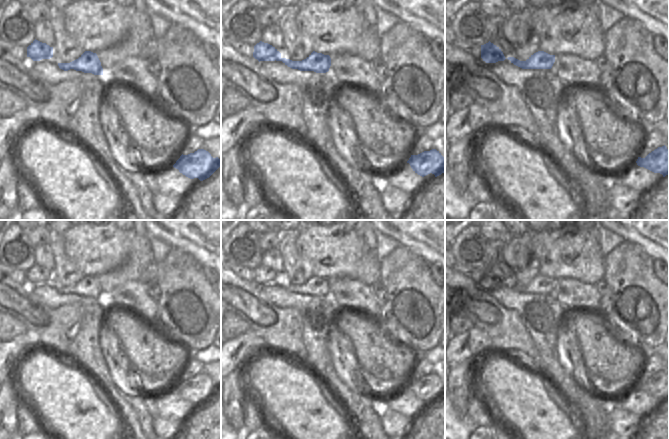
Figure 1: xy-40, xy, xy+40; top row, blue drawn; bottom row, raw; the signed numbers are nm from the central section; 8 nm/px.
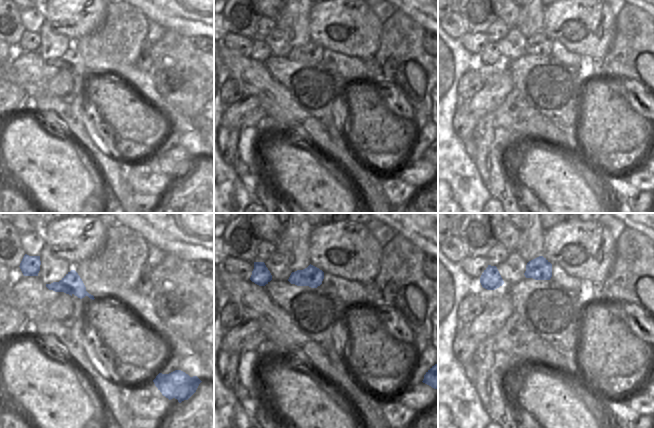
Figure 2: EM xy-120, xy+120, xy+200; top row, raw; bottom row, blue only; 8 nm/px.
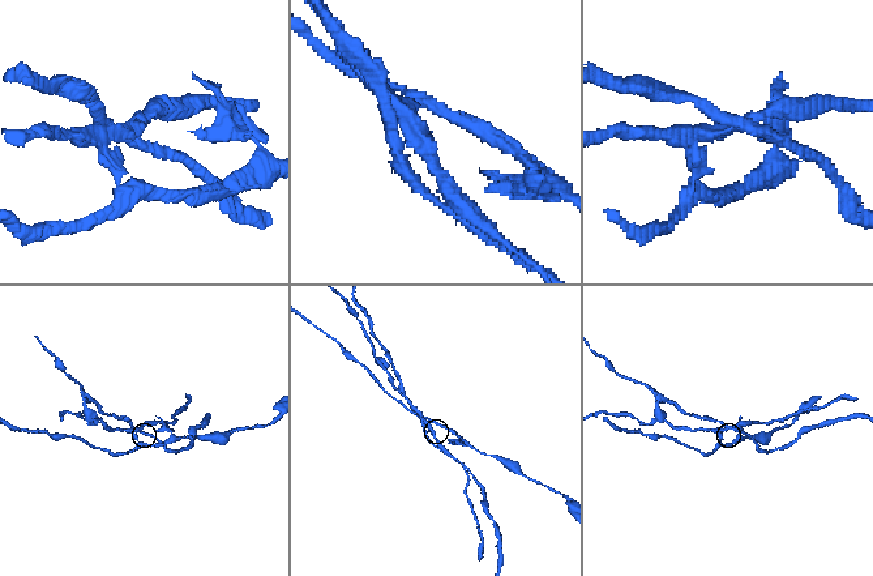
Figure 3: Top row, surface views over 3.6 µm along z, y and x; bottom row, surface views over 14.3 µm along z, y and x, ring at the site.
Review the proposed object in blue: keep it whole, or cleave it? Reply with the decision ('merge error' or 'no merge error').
merge error

